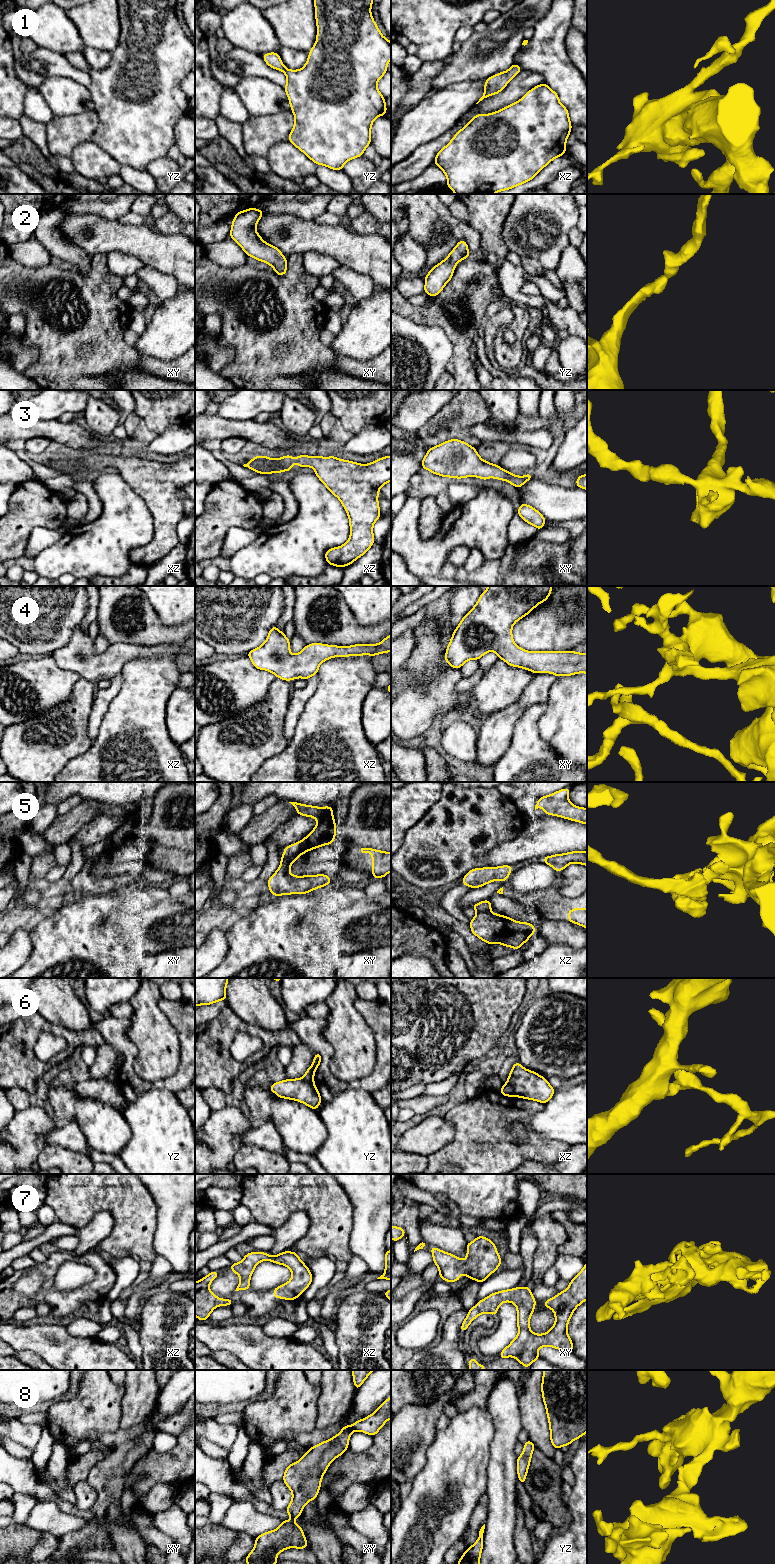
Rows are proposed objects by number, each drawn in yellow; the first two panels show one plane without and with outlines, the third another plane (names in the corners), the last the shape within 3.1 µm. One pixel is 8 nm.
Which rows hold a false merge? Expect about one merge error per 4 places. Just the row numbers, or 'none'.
6

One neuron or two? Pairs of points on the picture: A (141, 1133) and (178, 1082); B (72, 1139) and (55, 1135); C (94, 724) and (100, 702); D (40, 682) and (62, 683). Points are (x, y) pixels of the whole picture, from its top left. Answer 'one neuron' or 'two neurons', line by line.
A: two neurons
B: one neuron
C: one neuron
D: one neuron

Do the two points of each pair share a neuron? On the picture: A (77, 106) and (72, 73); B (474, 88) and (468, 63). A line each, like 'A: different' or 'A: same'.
A: different
B: different

